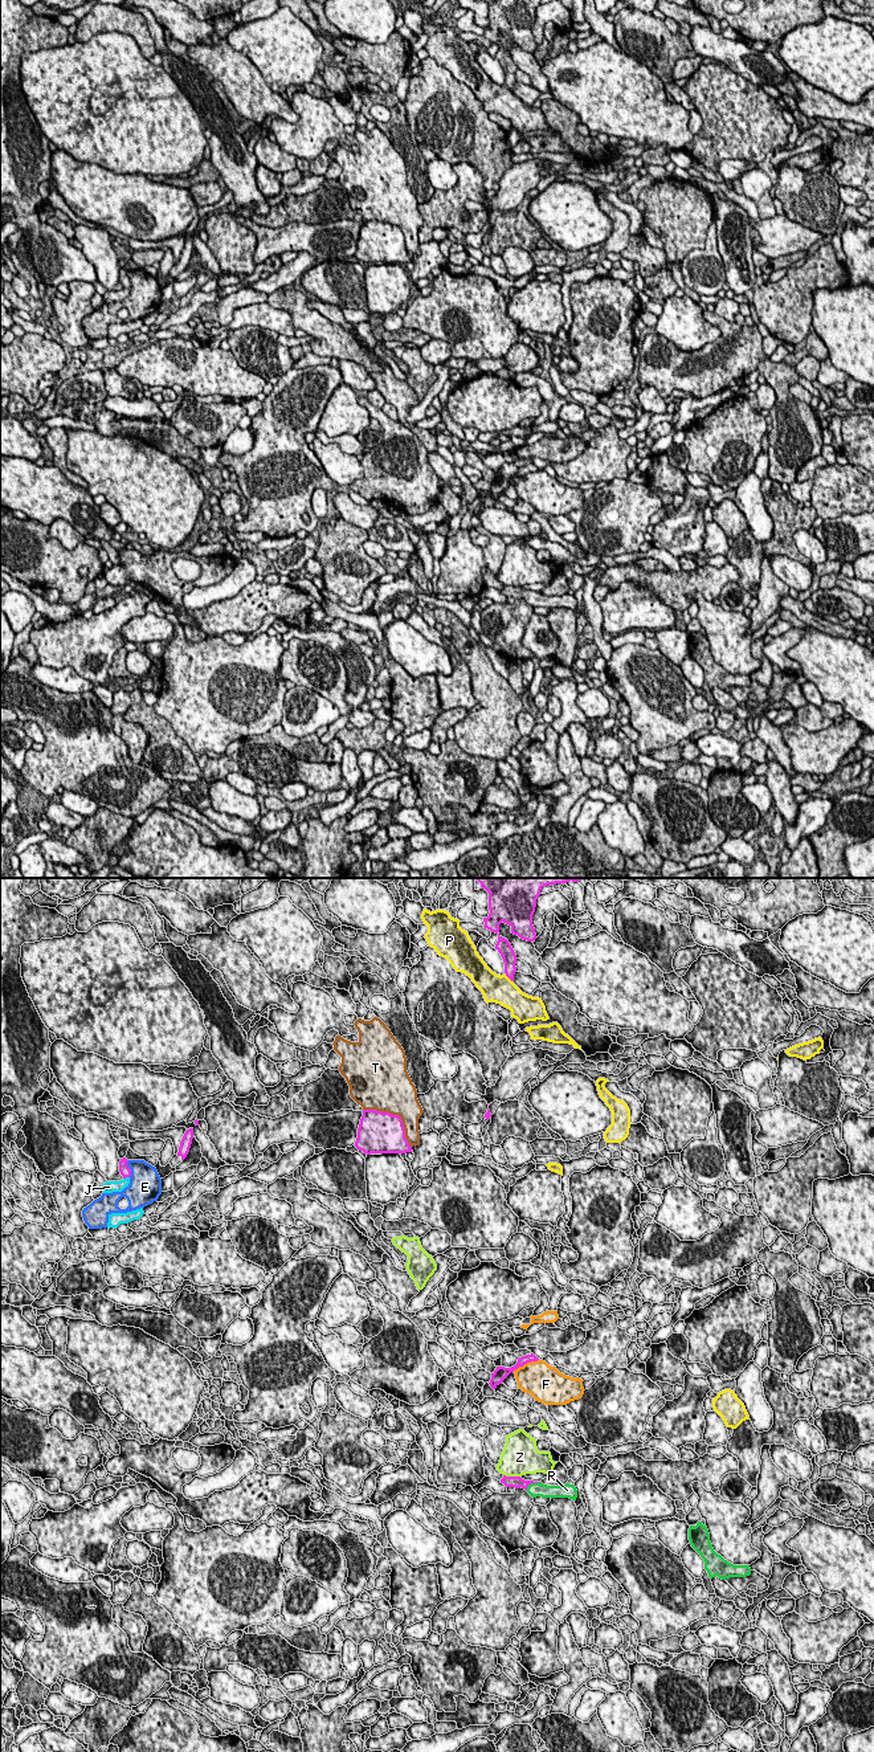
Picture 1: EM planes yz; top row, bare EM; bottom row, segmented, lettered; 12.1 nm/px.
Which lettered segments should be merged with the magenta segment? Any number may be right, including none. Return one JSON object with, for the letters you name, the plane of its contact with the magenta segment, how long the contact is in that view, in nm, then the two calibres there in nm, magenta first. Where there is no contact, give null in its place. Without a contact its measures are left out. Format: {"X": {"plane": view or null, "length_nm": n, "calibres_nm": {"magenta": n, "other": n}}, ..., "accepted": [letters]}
{"R": {"plane": "yz", "length_nm": 200, "calibres_nm": {"magenta": 140, "other": 160}}, "accepted": ["R"]}

